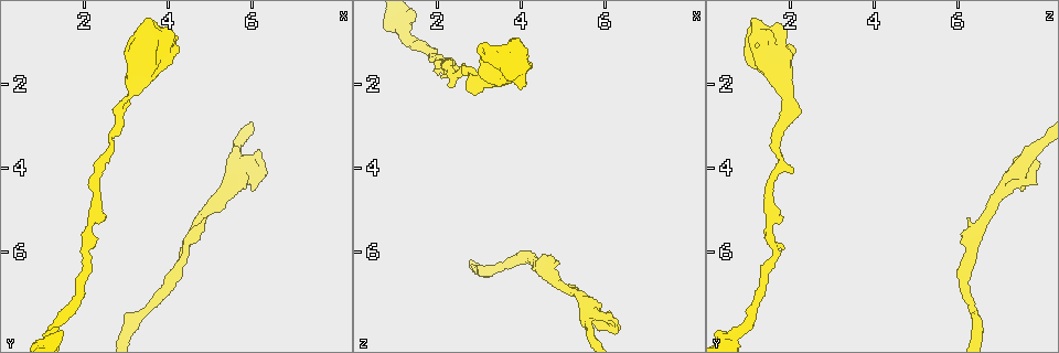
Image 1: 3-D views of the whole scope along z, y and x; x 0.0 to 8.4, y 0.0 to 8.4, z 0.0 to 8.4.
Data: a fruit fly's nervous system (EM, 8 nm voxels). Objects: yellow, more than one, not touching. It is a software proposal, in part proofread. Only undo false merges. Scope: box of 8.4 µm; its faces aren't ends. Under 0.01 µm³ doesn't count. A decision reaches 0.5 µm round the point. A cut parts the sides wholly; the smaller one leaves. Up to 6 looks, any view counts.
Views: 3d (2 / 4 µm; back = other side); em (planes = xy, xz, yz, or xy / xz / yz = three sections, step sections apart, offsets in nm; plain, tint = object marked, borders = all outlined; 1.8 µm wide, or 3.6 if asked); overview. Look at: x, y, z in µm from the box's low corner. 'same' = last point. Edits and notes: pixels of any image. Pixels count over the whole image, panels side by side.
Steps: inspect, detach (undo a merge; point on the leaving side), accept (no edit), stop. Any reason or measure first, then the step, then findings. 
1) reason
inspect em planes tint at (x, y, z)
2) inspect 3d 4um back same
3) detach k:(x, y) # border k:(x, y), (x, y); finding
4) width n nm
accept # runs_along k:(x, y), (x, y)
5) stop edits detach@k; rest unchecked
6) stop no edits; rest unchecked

branch point
inspect em planes tint at (4.75, 5.35, 6.55)

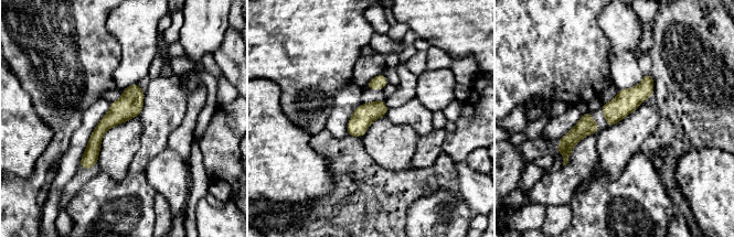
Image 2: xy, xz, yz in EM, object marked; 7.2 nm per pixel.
width 160 nm
accept # one neuron here

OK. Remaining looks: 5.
narrows sharply
inspect 3d 2um at (2.60, 3.40, 1.75)

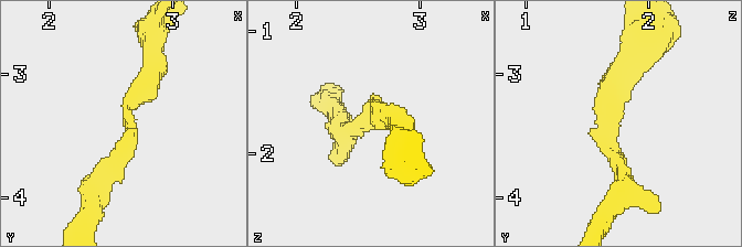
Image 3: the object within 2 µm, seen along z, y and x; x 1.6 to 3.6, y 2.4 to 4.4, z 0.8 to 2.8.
arm_widths 180, 200 nm; now the EM
inspect em planes tint at (2.68, 3.38, 1.70)

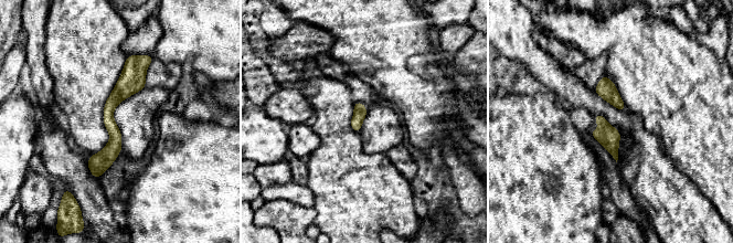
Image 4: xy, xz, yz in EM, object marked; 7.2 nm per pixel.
width 100 nm
accept # runs_along 4:(140, 60), (109, 106), (114, 147), (96, 173); continuous, no second neuron

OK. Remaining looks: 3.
side arm on a straight run
inspect em xz step 8 tint at (5.55, 4.05, 7.40)

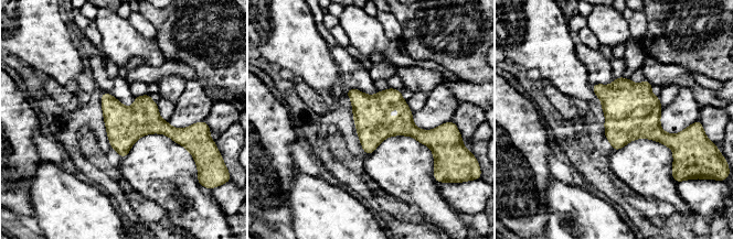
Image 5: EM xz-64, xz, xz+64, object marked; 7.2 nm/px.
inspect em planes tint same

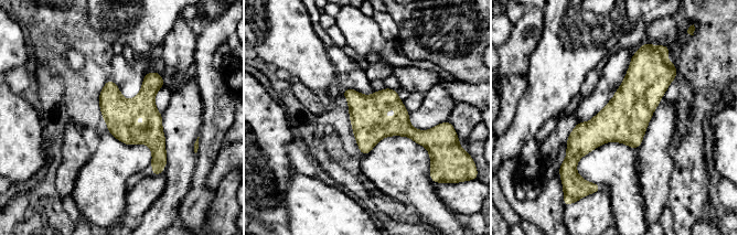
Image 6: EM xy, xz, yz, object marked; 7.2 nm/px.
width 240 nm
accept # one neuron here

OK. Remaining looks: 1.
stop no edits; rest unchecked

